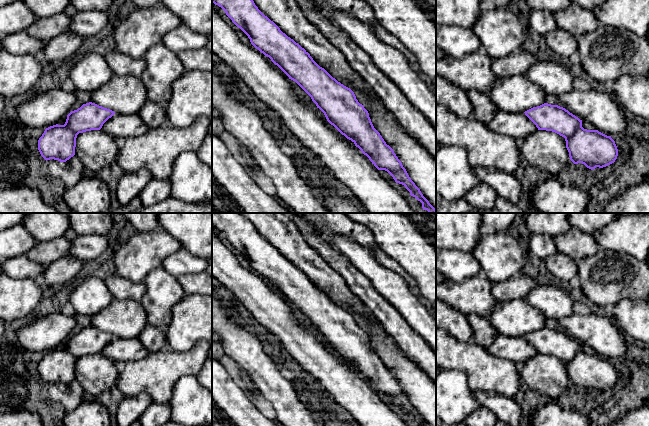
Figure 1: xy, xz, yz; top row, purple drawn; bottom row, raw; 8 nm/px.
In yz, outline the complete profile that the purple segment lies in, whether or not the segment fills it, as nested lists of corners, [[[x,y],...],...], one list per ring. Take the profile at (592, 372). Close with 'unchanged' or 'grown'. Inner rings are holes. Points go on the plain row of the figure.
[[[544,327],[524,336],[538,354],[552,355],[565,362],[570,384],[593,394],[615,386],[618,373],[611,360],[582,351],[582,344],[563,331]]] | unchanged

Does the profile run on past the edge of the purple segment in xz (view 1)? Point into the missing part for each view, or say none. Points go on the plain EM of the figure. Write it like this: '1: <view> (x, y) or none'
1: none

